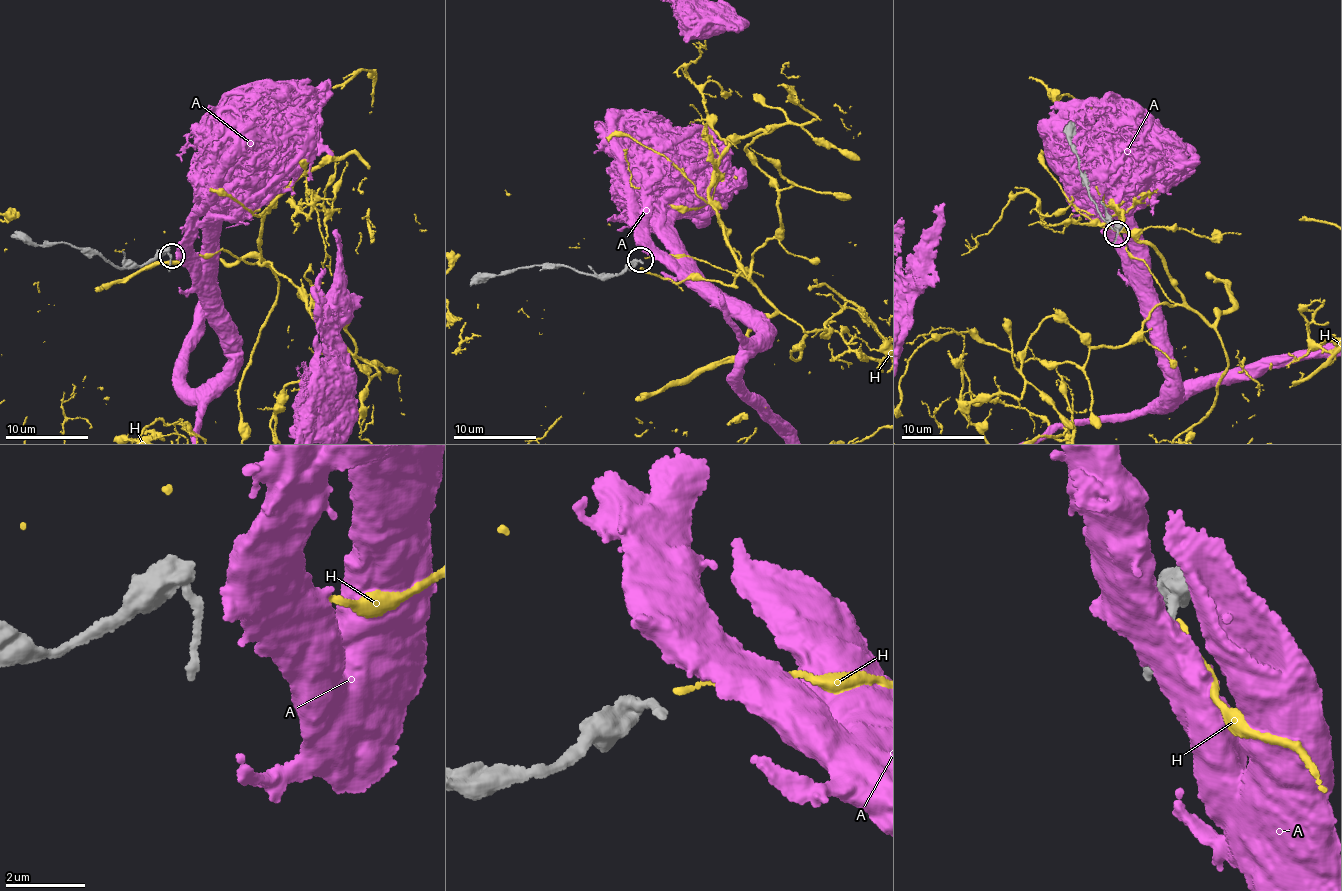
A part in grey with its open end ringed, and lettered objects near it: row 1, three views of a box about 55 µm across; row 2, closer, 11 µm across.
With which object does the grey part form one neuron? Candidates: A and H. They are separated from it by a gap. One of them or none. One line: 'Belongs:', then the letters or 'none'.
Belongs: H

